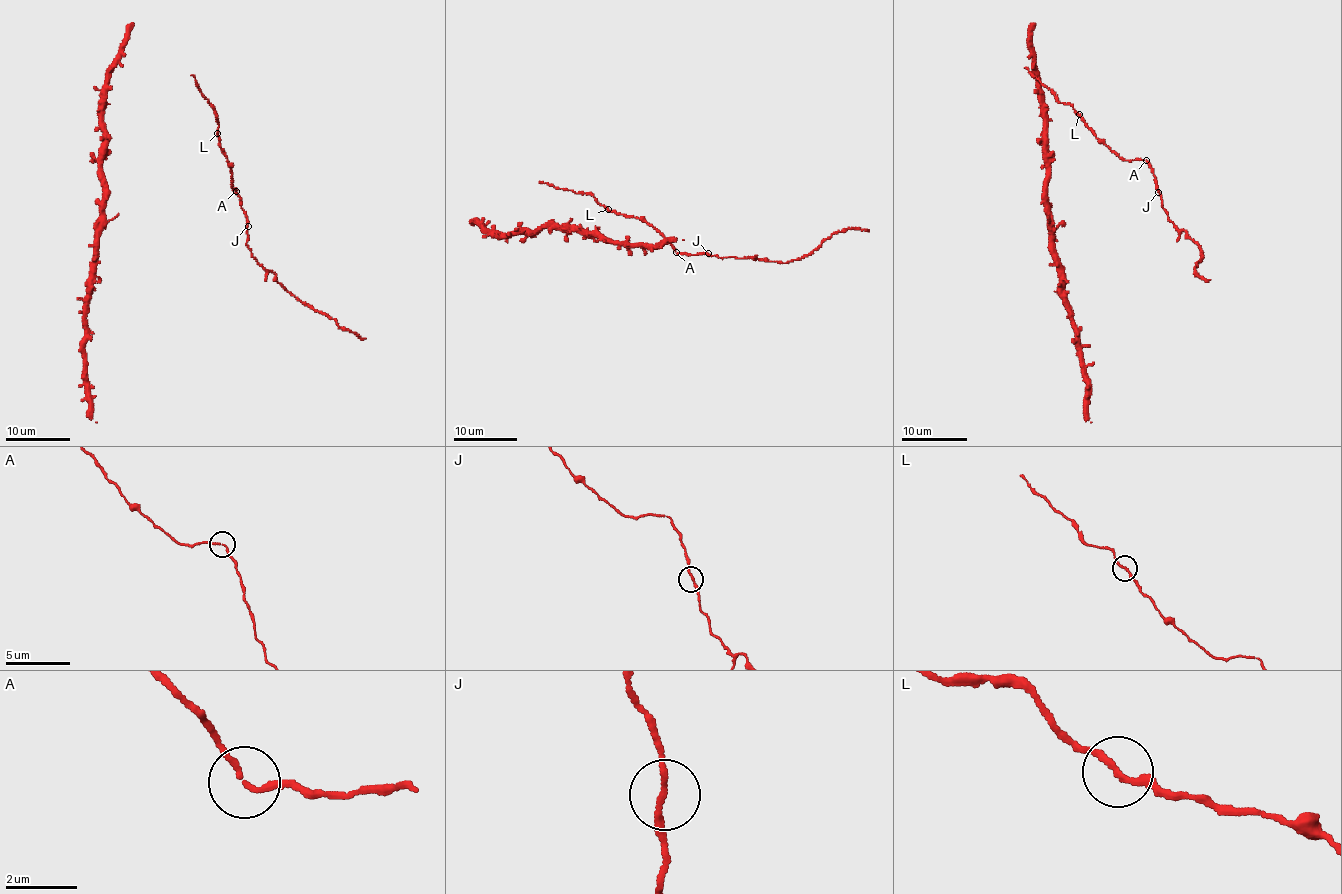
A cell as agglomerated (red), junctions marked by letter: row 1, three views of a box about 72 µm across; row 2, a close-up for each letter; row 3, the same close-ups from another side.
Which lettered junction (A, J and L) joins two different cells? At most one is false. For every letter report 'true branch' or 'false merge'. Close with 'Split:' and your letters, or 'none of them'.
A: true branch
J: true branch
L: true branch
Split: none of them

